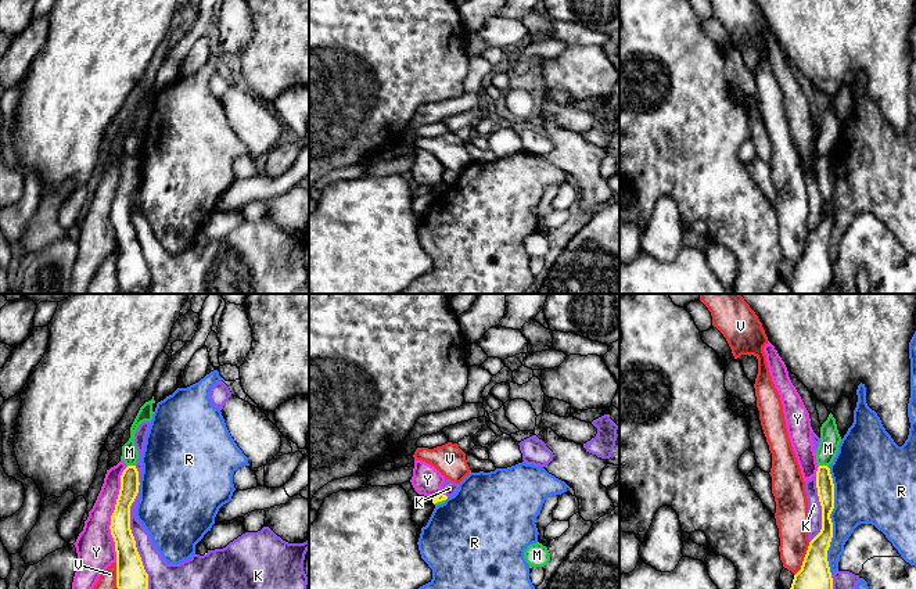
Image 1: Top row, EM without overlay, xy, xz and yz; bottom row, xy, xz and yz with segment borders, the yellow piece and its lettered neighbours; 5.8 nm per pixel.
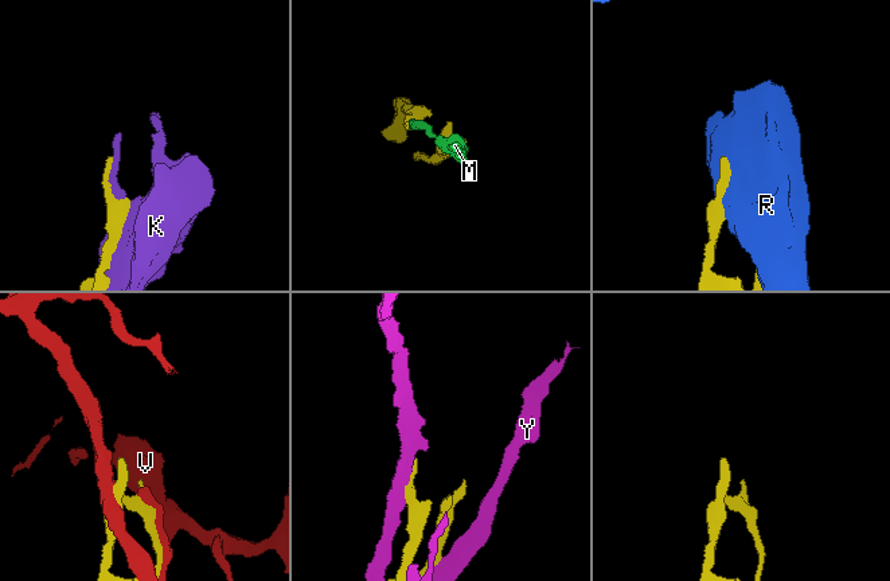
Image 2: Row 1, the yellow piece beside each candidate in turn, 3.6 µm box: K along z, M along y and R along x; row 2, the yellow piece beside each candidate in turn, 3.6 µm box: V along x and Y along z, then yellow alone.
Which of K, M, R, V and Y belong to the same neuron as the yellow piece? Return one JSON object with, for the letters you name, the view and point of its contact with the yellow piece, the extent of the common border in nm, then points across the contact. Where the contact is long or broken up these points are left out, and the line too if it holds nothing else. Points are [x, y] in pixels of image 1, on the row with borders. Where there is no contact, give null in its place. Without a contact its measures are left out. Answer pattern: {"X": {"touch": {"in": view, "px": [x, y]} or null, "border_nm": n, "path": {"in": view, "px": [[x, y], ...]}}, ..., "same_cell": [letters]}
{"M": {"touch": {"in": "yz", "px": [823, 466]}, "border_nm": 60, "path": {"in": "yz", "px": [[825, 485], [823, 466], [828, 448]]}}, "same_cell": ["M"]}

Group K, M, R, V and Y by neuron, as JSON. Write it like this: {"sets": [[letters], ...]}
{"sets": [["K"], ["M"], ["R"], ["V"], ["Y"]]}

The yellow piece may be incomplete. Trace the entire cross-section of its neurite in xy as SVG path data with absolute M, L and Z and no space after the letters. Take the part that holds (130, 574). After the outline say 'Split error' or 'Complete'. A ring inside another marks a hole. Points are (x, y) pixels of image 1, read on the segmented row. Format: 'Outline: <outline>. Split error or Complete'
Outline: M154 396L146 402L132 427L130 438L122 446L121 459L127 466L121 475L121 489L116 499L115 510L111 516L111 535L116 552L116 588L118 589L148 589L148 574L144 570L141 557L136 547L136 540L130 529L130 506L139 493L139 471L136 463L139 452L134 445L134 434L139 425L152 420Z. Split error

